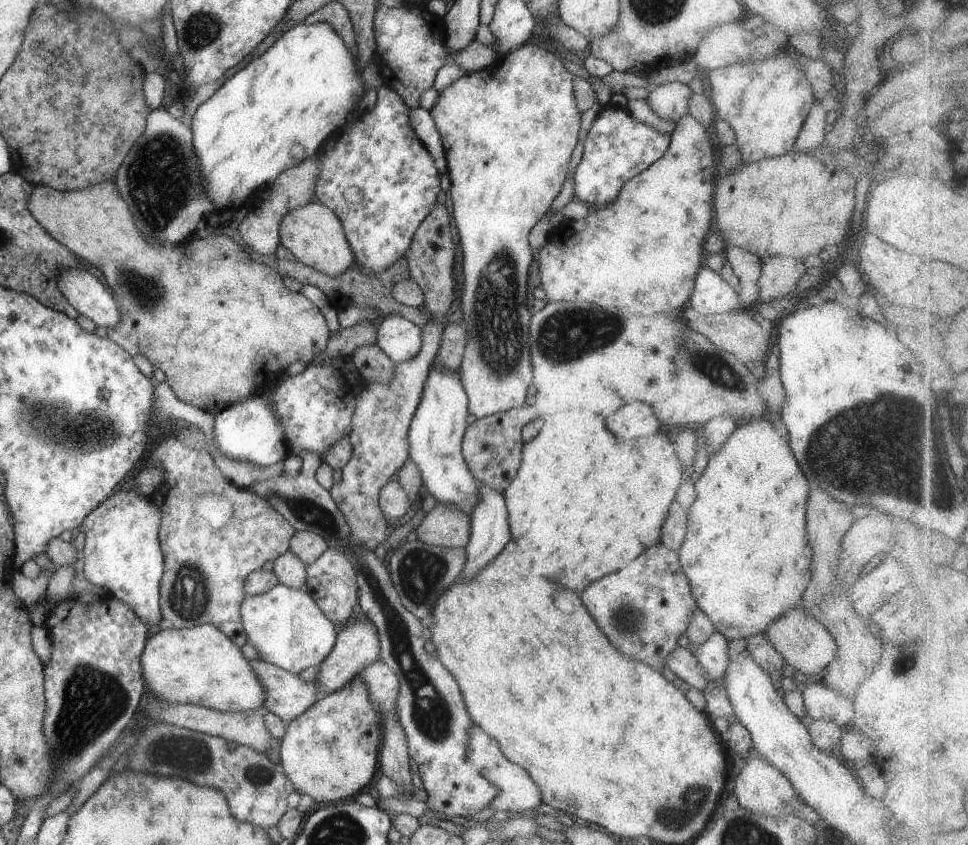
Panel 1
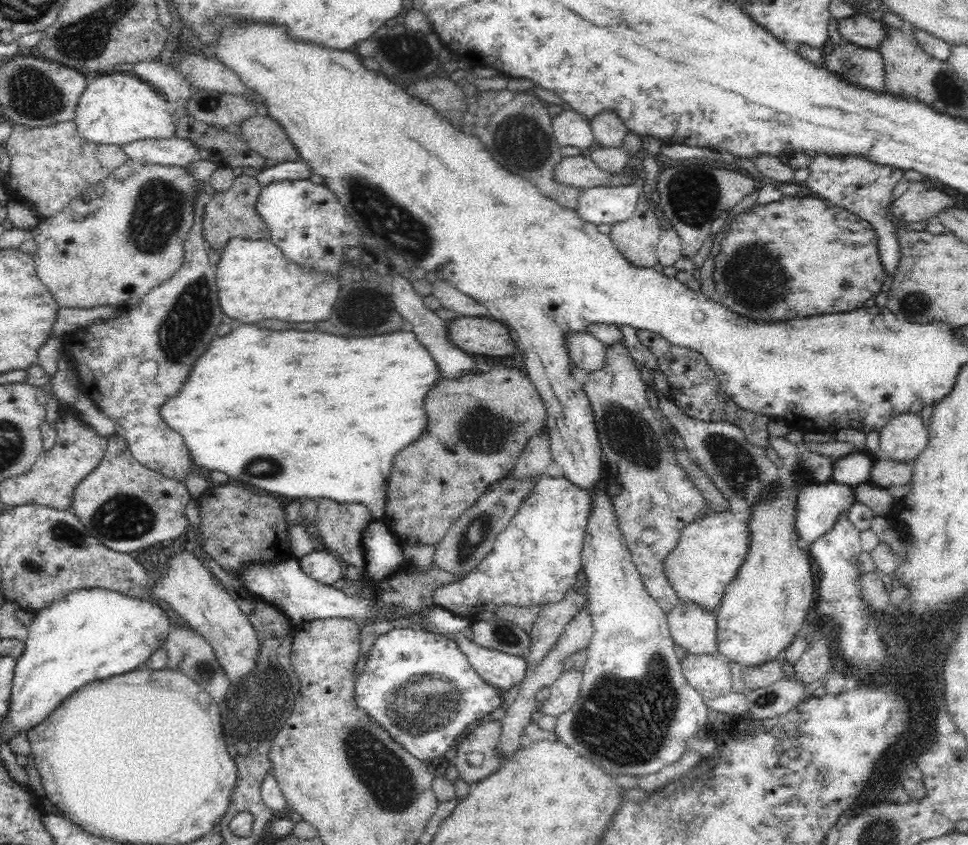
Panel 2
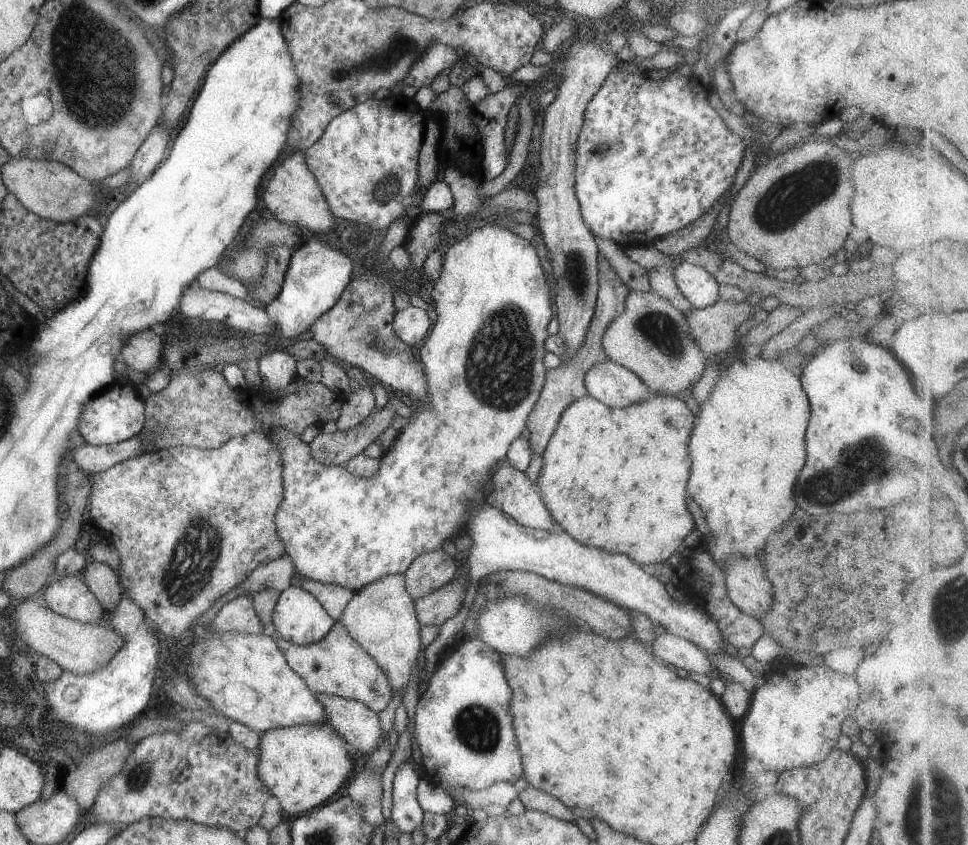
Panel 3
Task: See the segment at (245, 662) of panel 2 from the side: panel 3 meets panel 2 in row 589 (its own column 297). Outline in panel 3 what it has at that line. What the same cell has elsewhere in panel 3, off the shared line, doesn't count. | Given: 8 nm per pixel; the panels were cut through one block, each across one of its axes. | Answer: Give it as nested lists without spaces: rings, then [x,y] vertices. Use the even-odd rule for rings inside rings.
[[[295,152],[291,156],[282,156],[273,165],[273,174],[267,178],[261,198],[275,221],[290,223],[309,230],[312,235],[324,233],[331,229],[333,216],[329,213],[327,204],[321,195],[312,173],[304,164],[302,154]]]

